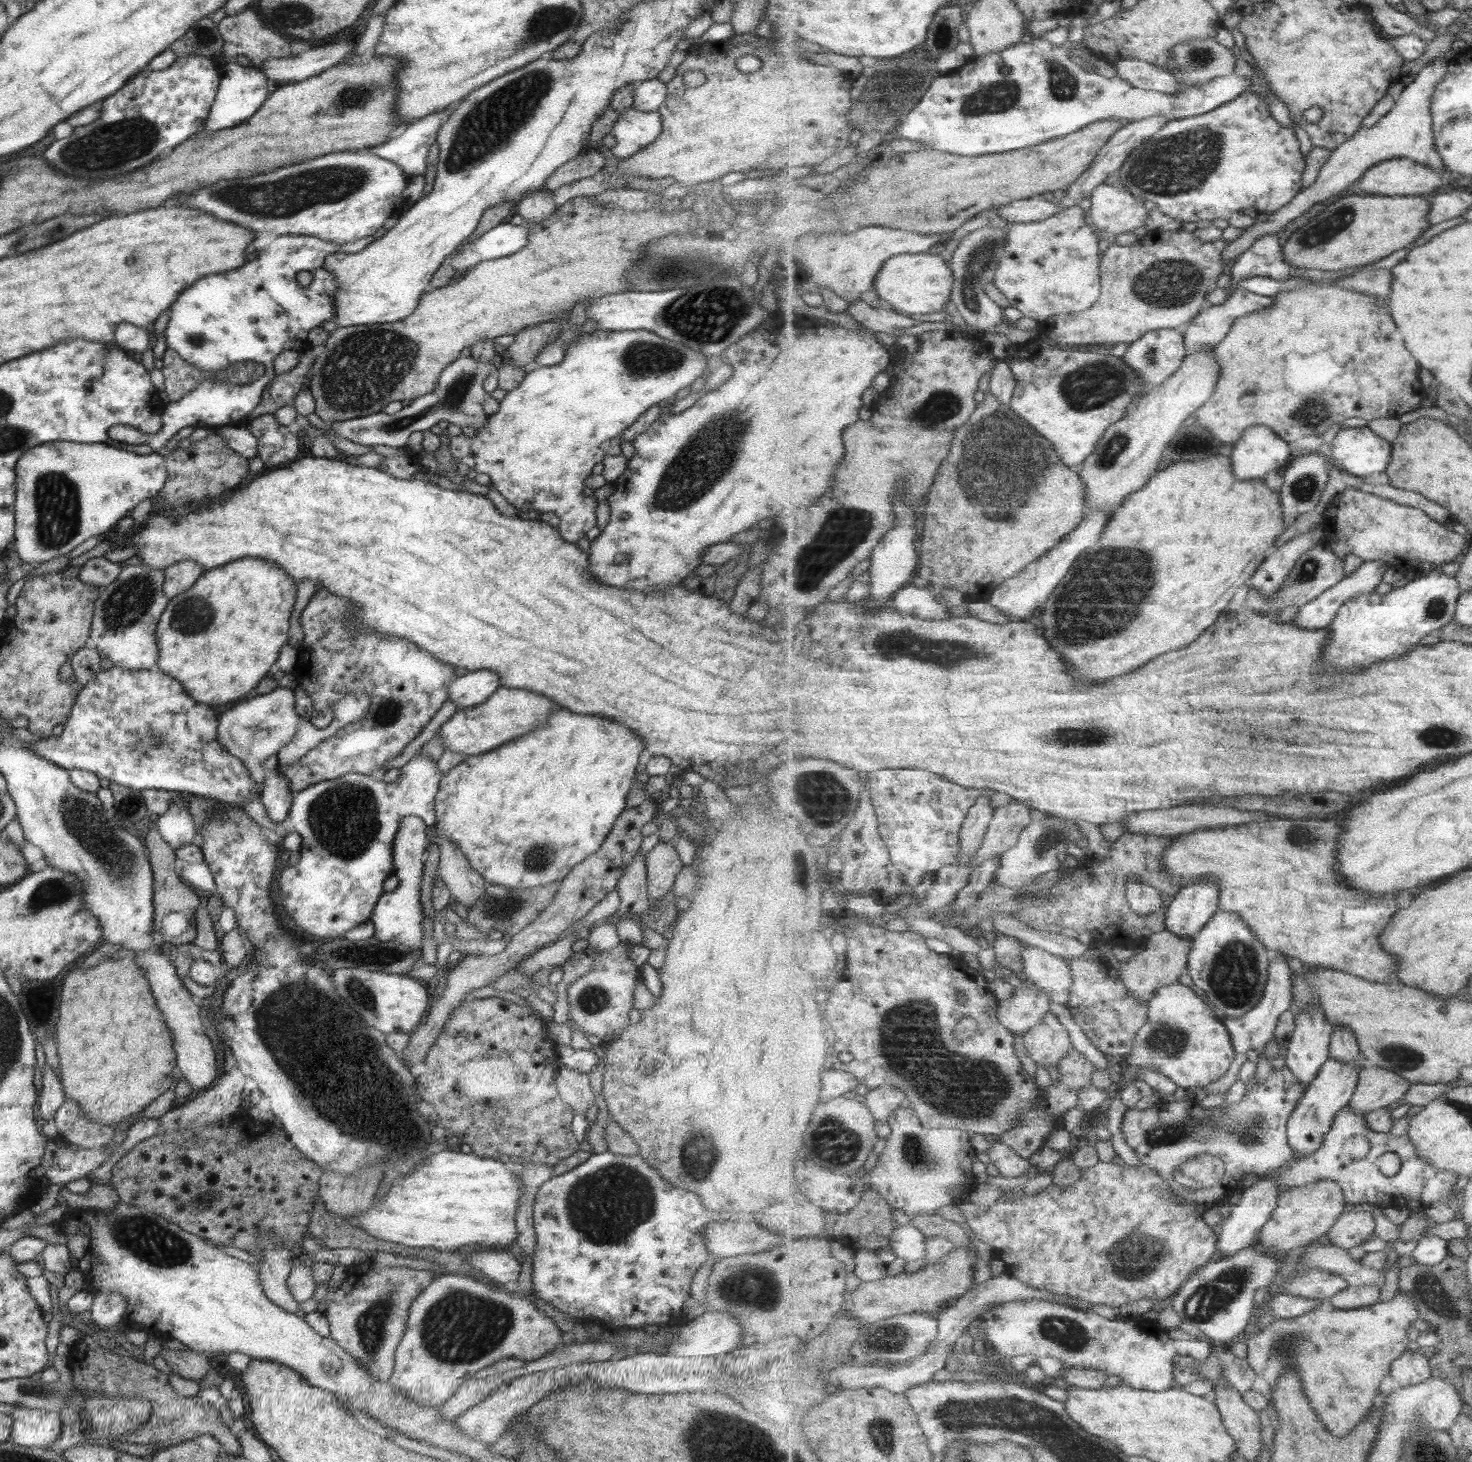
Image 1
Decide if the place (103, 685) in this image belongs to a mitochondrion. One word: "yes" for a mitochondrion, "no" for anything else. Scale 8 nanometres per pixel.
no

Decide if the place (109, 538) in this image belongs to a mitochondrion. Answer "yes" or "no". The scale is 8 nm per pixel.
no

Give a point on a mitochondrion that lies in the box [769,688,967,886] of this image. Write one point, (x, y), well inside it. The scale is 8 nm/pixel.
(828, 807)

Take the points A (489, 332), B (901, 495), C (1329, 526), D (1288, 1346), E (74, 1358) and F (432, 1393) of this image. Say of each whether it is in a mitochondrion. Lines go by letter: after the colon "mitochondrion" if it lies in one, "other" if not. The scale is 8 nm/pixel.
A: other
B: other
C: other
D: mitochondrion
E: other
F: other

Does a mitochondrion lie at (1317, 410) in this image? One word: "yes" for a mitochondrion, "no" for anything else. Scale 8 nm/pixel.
yes

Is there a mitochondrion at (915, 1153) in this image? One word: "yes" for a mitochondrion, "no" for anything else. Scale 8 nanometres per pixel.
yes

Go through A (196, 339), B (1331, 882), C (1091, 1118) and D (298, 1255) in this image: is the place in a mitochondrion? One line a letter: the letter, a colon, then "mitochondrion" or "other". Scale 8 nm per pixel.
A: mitochondrion
B: other
C: other
D: other

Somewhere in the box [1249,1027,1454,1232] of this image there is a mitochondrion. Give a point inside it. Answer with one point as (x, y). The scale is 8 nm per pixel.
(1407, 1059)

